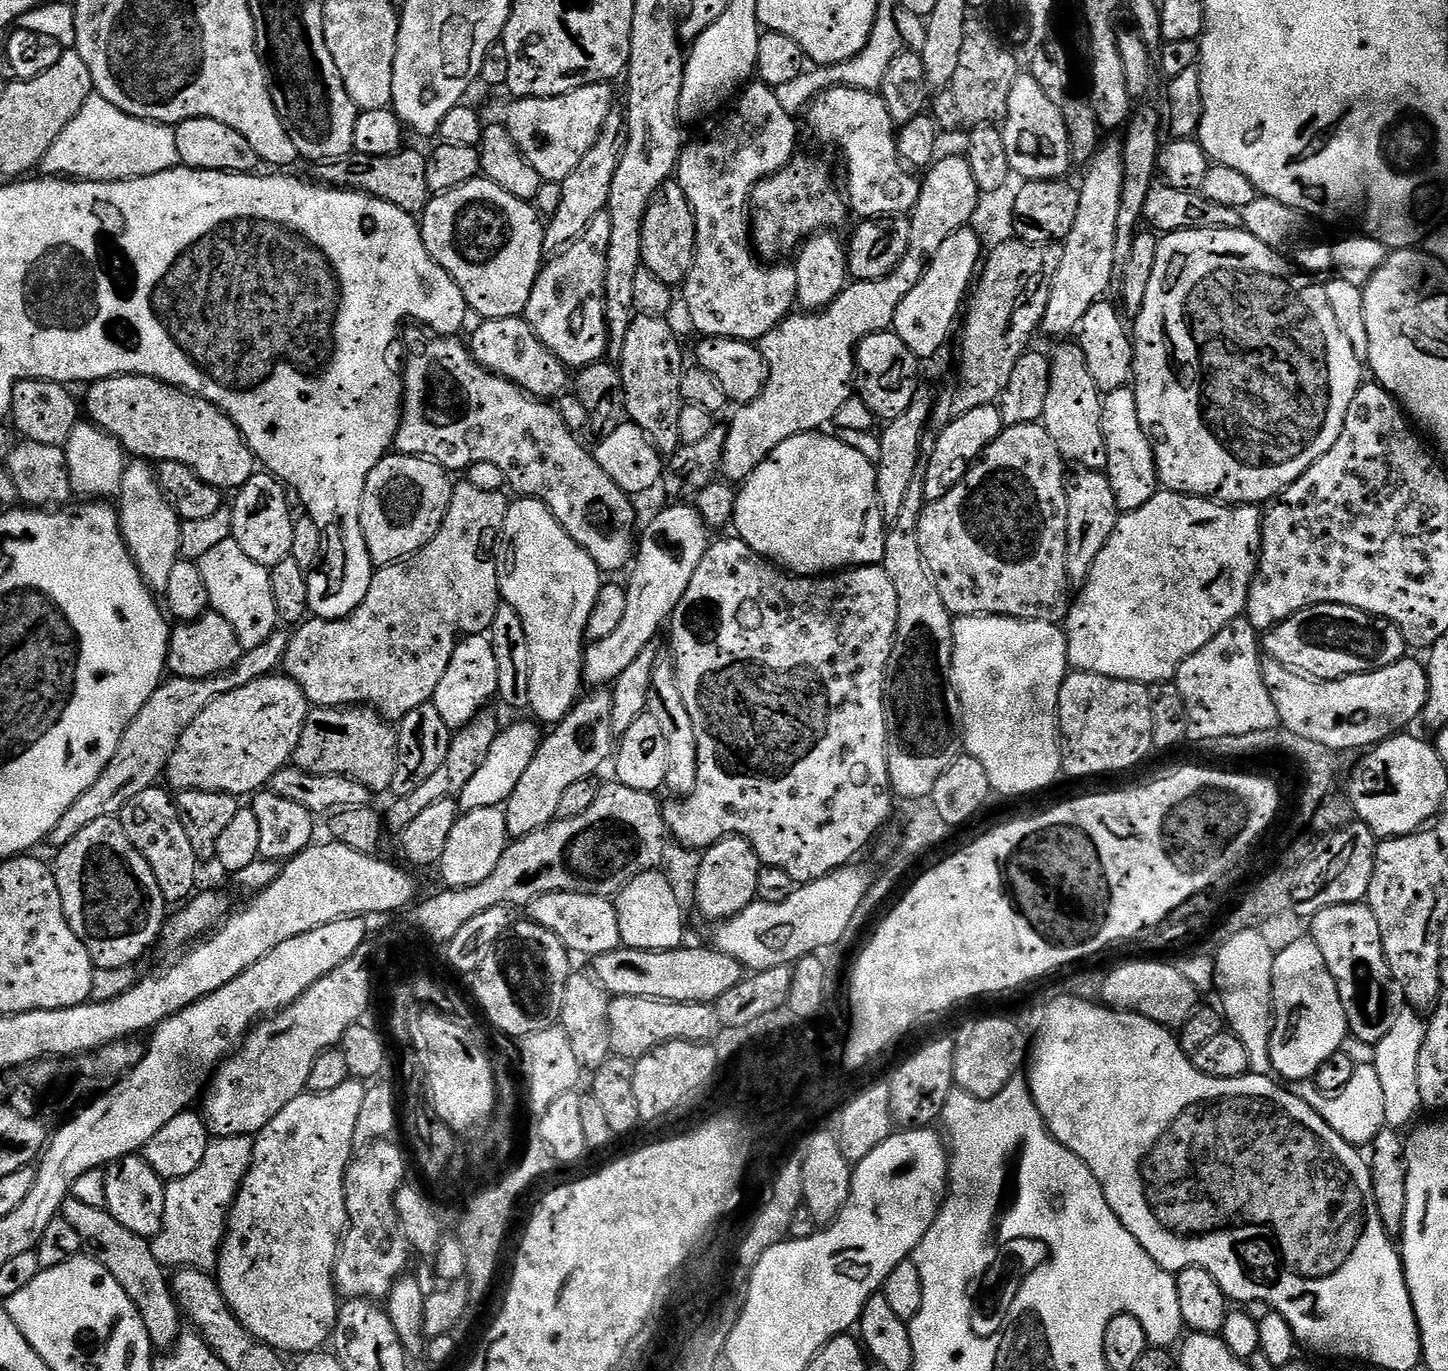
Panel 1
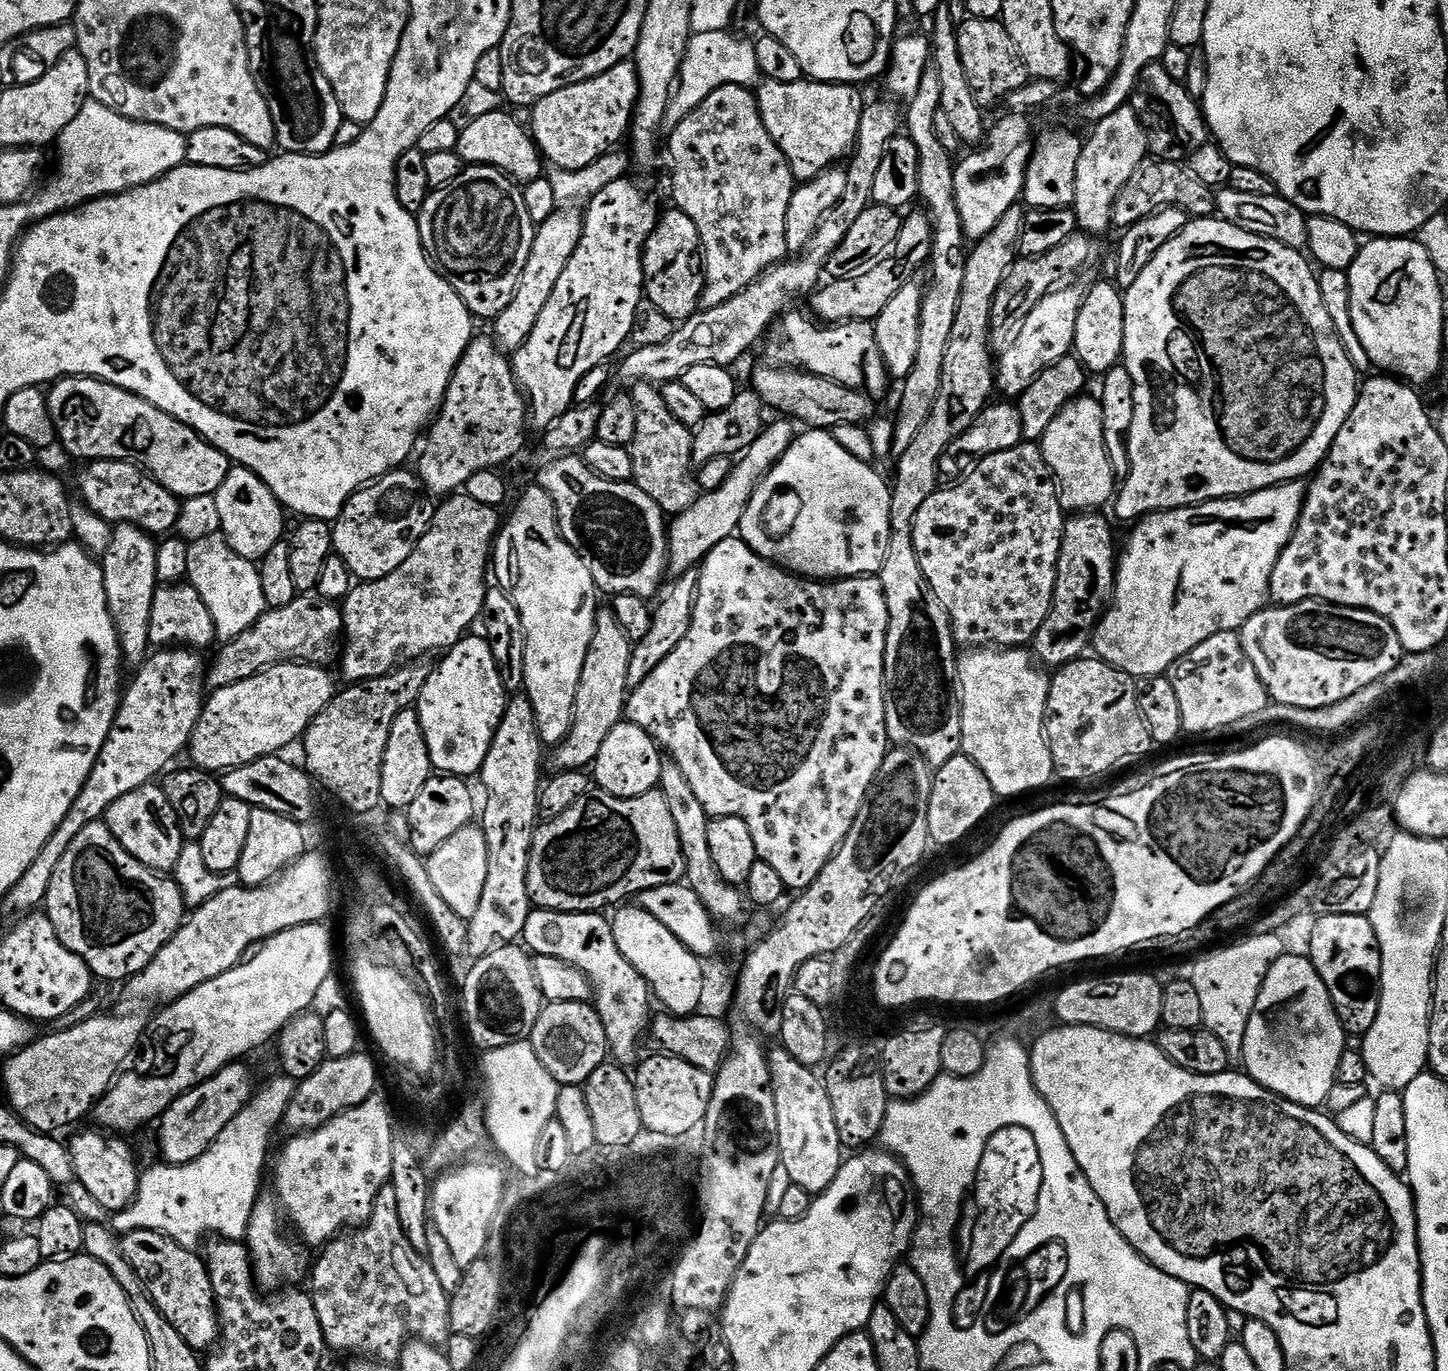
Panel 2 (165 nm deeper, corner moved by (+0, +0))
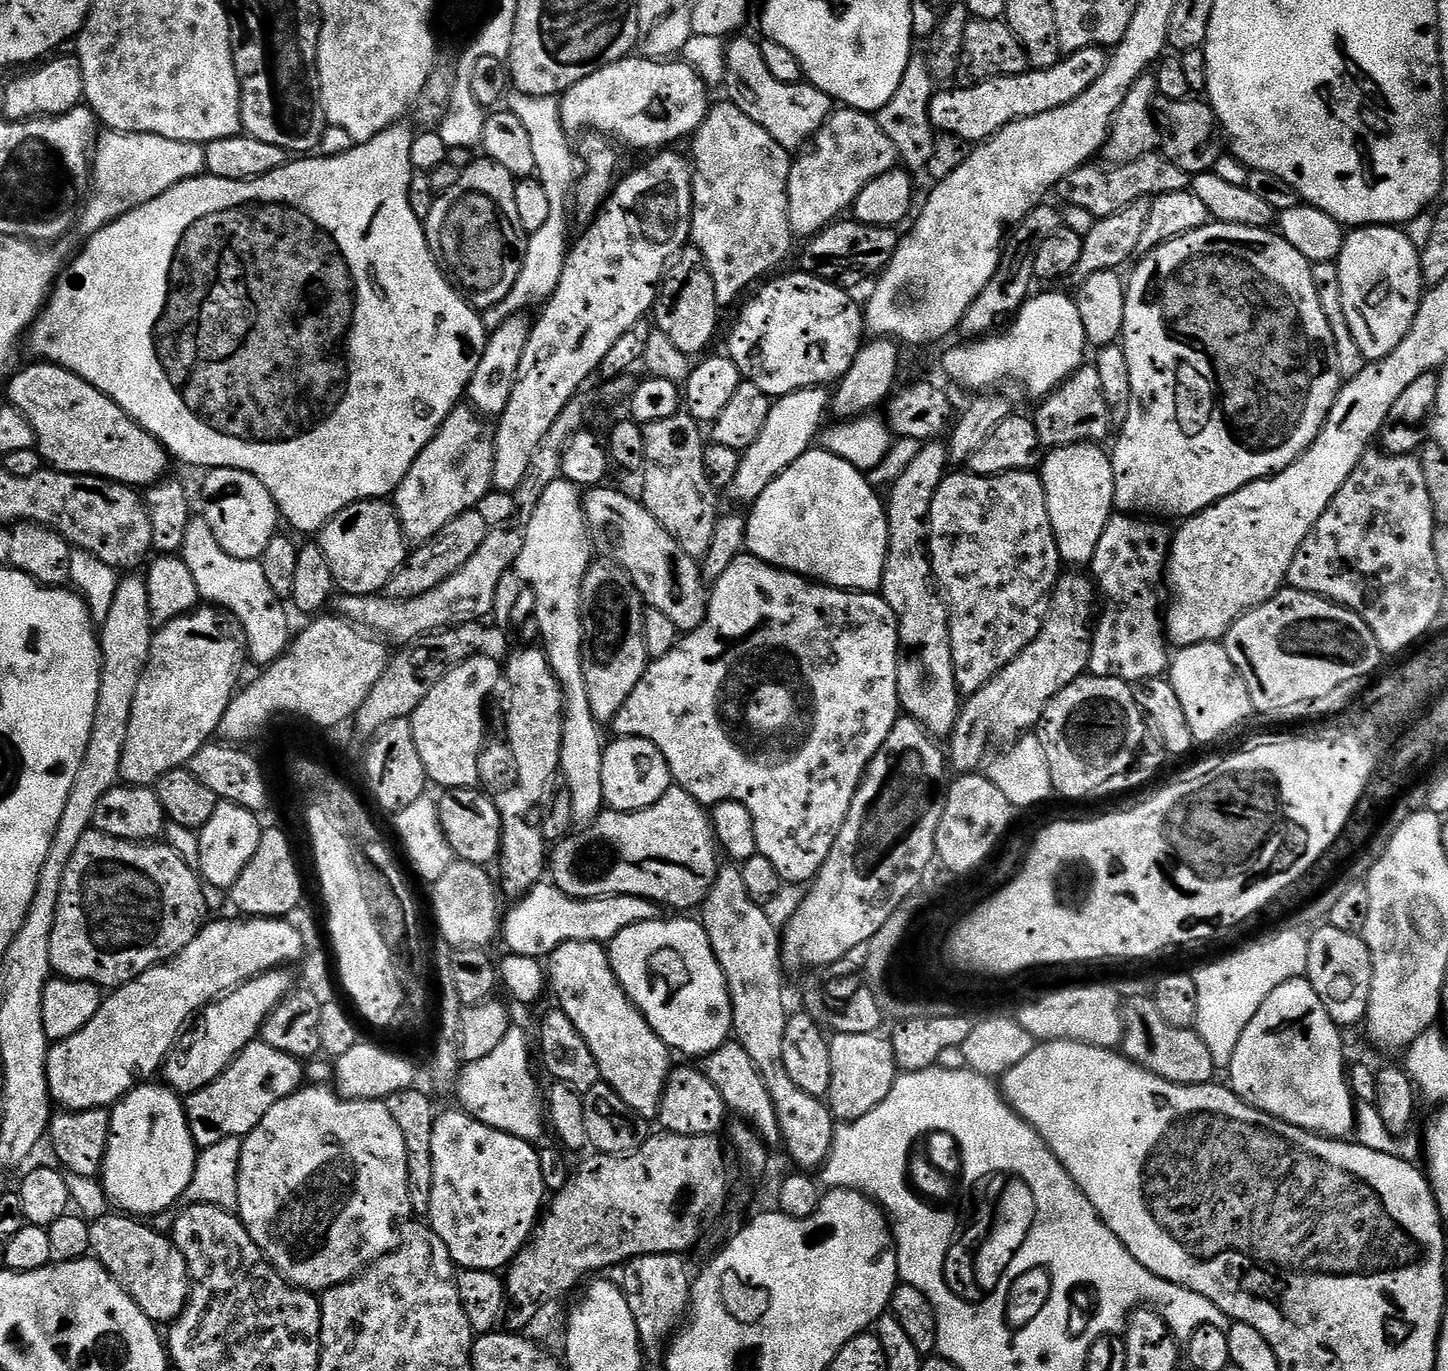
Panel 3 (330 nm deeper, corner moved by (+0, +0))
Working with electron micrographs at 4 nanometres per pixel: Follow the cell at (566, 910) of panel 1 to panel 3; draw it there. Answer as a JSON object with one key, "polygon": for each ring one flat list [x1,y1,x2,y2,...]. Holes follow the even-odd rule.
{"polygon":[[562,942,546,957,546,980,550,985,550,992,556,995,559,1011,574,1022,574,1030,582,1034,586,1046,590,1046,590,1054,594,1054,594,1062,598,1062,598,1070,603,1083,608,1084,639,1116,652,1122,659,1117,660,1099,668,1081,668,1074,674,1067,673,1053,654,1034,650,1022,634,1006,634,1002,626,994,626,990,618,982,612,969,605,945,598,942]]}

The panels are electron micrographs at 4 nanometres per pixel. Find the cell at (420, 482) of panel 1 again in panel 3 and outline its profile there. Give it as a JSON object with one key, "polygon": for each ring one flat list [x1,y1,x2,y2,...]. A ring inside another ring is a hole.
{"polygon":[[384,498,356,500,334,514,320,529,318,543,326,562,330,562,336,588,345,596,383,593,410,555,410,544,404,539,396,509]]}

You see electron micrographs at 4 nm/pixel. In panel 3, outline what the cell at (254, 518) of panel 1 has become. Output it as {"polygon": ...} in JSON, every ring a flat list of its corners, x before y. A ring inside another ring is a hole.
{"polygon":[[214,468,204,480,204,512,202,519,214,530,218,546,234,558,259,560,261,554,270,546,273,536,277,535,276,523,282,517,274,498,254,474,246,474,233,468]]}

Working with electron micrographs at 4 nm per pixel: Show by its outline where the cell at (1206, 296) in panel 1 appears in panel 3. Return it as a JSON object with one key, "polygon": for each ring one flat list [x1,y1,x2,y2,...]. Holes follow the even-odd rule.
{"polygon":[[1210,222,1205,228,1199,228,1193,232,1183,232,1181,236,1175,236,1170,242,1158,246,1155,250,1147,253,1144,260,1129,275,1126,280,1126,314,1124,315,1124,331,1122,333,1122,347,1126,354,1126,366,1130,366,1130,414,1126,414,1126,422,1119,425,1120,437,1116,440,1116,449,1111,449,1112,469,1114,470,1114,505,1121,513,1139,514,1144,518,1168,518,1164,516,1180,516,1187,518,1197,516,1198,513,1216,504,1222,498,1242,490,1246,485,1254,483,1255,480,1271,478,1277,472,1281,472,1286,466,1300,457,1306,449,1318,438,1322,426,1326,422,1326,414,1330,414,1330,406,1334,406,1334,398,1340,392,1341,378,1338,370,1338,358,1336,357,1336,347,1334,346,1334,334,1330,330,1330,322,1326,322,1326,314,1322,314,1322,302,1318,302,1318,290,1314,290,1314,278,1312,277,1312,264,1290,242,1286,242,1284,237,1268,228,1247,228,1241,224,1221,224]]}

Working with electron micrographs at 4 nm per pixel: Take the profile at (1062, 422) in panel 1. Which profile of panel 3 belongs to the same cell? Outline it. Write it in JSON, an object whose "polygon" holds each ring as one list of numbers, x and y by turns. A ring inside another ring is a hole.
{"polygon":[[1070,444,1061,448,1053,448,1045,455,1038,469,1040,481,1044,483,1046,490,1046,506,1050,514,1050,526,1054,530,1054,538,1060,551,1061,561,1068,566,1091,565,1094,550,1098,550,1098,538,1102,538,1102,530,1106,530,1106,522,1114,514,1112,457,1102,449,1100,444]]}

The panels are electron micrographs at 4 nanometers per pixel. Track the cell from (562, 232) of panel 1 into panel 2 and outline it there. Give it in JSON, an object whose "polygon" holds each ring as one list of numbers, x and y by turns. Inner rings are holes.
{"polygon":[[557,210,550,218,546,218,546,222,538,225,530,258,526,258,526,270,522,270,514,298,494,321,495,342,505,353,517,352,530,338,534,322,538,322,538,314,542,314,546,302,550,302,550,294,554,294,554,286,558,286,558,278,562,278,566,271,566,262,570,262,570,258,574,258,574,250,578,250,583,225,584,217,576,210]]}

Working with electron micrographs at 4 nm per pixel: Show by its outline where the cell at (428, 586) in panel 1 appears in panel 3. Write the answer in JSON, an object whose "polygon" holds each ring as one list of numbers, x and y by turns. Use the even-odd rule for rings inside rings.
{"polygon":[[474,510,454,518,454,522,447,524,438,533,436,539,419,545,409,555,408,559,404,561,404,565,396,571,394,578,389,582,386,589,387,595,394,600,405,600,414,598,418,594,426,594,426,590,434,590,434,586,438,586,438,582,446,582,446,578,450,578,450,574,458,571,468,561,470,554,474,554,474,550,478,550,478,546,482,546,489,527,490,525,482,519,482,514,478,514]]}

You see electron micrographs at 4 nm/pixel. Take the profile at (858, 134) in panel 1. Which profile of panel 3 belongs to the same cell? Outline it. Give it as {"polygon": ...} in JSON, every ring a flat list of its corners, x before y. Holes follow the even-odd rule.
{"polygon":[[744,35,729,39,724,49,726,70,723,83,728,84,727,99,736,104,746,118,754,118,754,122,758,122,758,126,762,126,762,130,766,130,766,134,778,142,778,146,782,146,789,154,799,153,832,115,834,101,813,84,778,82,778,78,773,78,770,70,766,70,766,62,762,62,759,43]]}

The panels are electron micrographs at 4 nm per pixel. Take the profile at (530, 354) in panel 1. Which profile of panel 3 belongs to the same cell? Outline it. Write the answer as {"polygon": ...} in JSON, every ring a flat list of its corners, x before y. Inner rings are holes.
{"polygon":[[458,406,442,422,434,438,414,458,410,470,394,493,394,507,404,539,413,545,436,539,447,524,462,514,473,511,488,492,493,491,496,442,491,427,487,428,475,408]]}

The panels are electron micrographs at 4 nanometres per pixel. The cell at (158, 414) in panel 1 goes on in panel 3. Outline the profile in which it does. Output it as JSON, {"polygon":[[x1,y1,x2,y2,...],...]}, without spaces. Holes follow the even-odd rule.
{"polygon":[[32,362,8,384,8,396,11,407,17,408,30,422,36,435,36,448,45,461,48,460,58,472,73,472,79,476,100,476,103,480,112,480,115,484,126,484,137,490,147,489,165,479,170,461,170,453,159,440,153,438,141,424,131,420,124,411,106,394,102,394,90,382,78,374,57,364]]}

